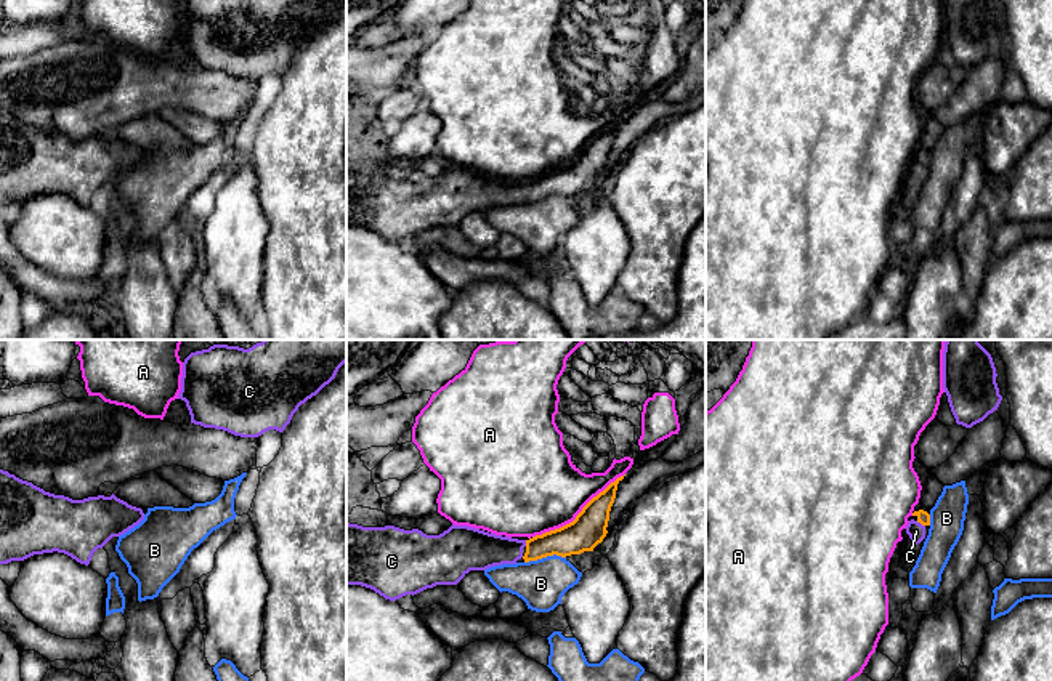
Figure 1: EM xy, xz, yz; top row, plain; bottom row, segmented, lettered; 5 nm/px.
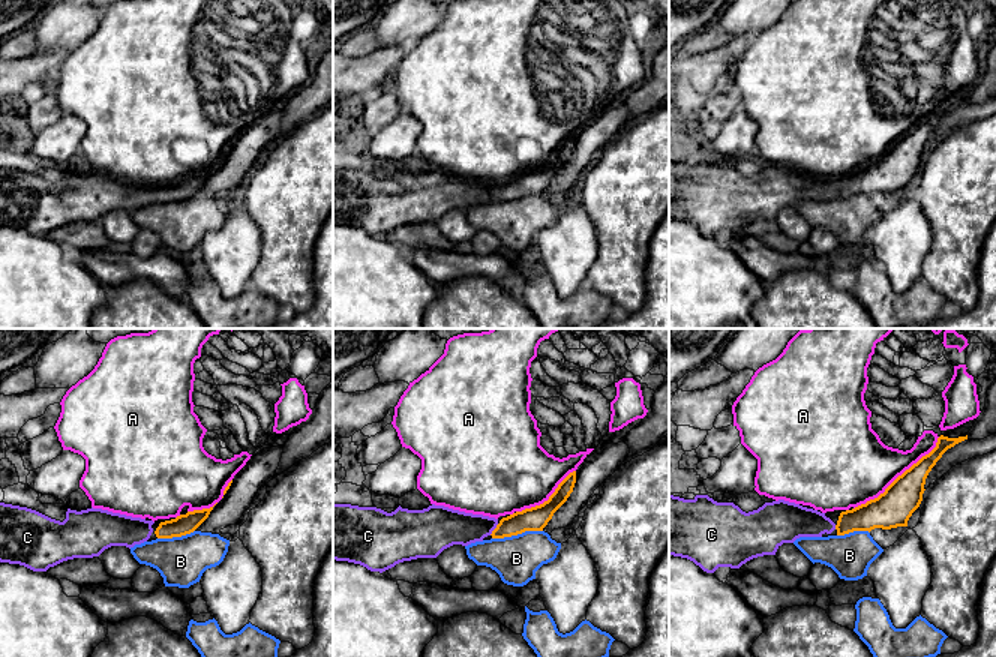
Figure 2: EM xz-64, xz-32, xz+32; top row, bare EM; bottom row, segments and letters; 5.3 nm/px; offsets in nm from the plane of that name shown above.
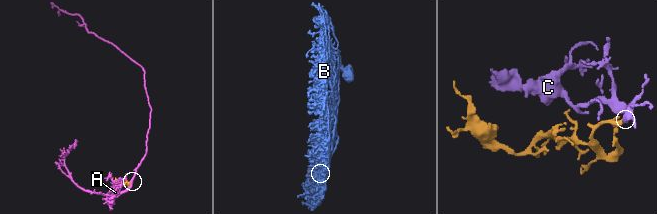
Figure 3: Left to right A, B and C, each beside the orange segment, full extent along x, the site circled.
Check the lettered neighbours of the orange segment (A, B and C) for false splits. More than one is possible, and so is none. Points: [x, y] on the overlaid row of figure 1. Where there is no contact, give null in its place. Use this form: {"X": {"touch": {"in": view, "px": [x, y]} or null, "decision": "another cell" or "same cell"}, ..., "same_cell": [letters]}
{"A": {"touch": {"in": "xz", "px": [579, 513]}, "decision": "another cell"}, "B": {"touch": {"in": "xz", "px": [544, 556]}, "decision": "another cell"}, "C": {"touch": {"in": "yz", "px": [921, 523]}, "decision": "same cell"}, "same_cell": ["C"]}

